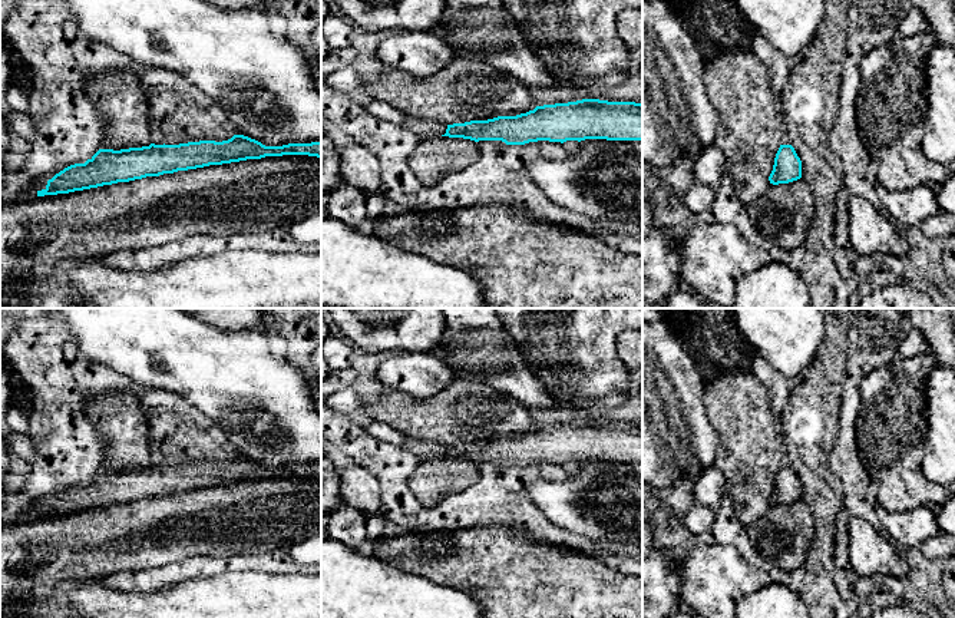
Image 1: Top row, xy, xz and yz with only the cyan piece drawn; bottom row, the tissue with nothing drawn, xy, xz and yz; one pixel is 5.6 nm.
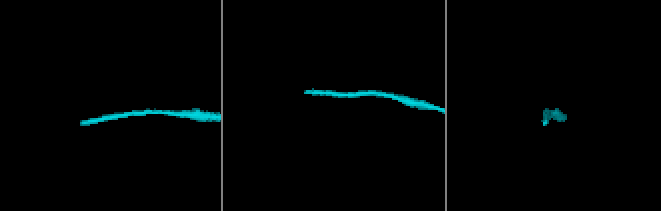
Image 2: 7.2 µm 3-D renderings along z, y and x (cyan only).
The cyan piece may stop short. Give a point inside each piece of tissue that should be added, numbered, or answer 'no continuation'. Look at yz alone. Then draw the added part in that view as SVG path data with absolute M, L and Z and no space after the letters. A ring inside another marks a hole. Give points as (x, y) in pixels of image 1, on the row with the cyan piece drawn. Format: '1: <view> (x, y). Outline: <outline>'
no continuation

